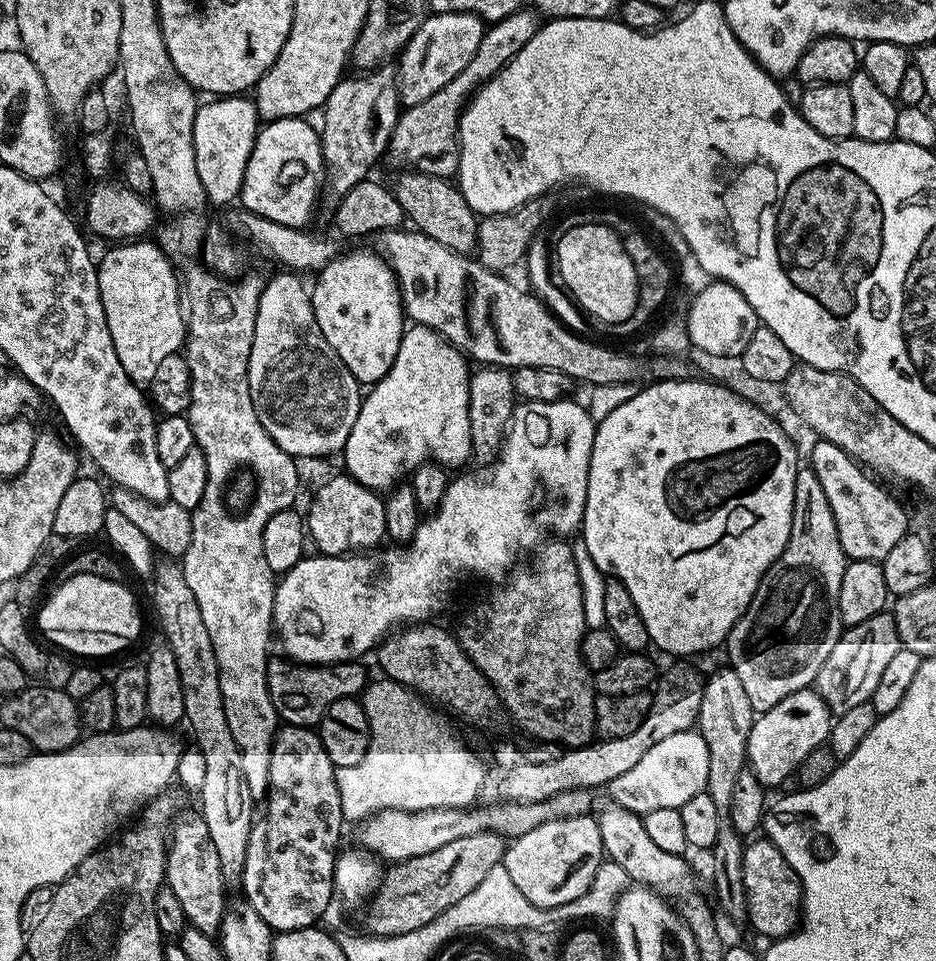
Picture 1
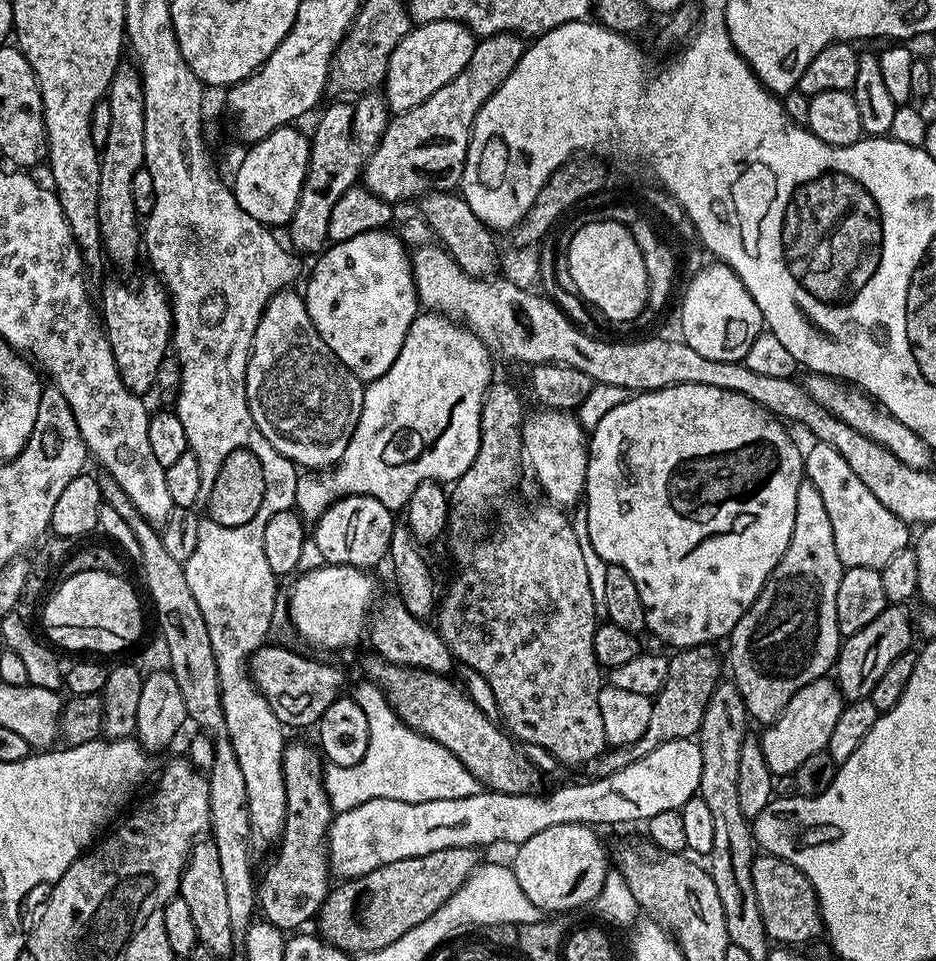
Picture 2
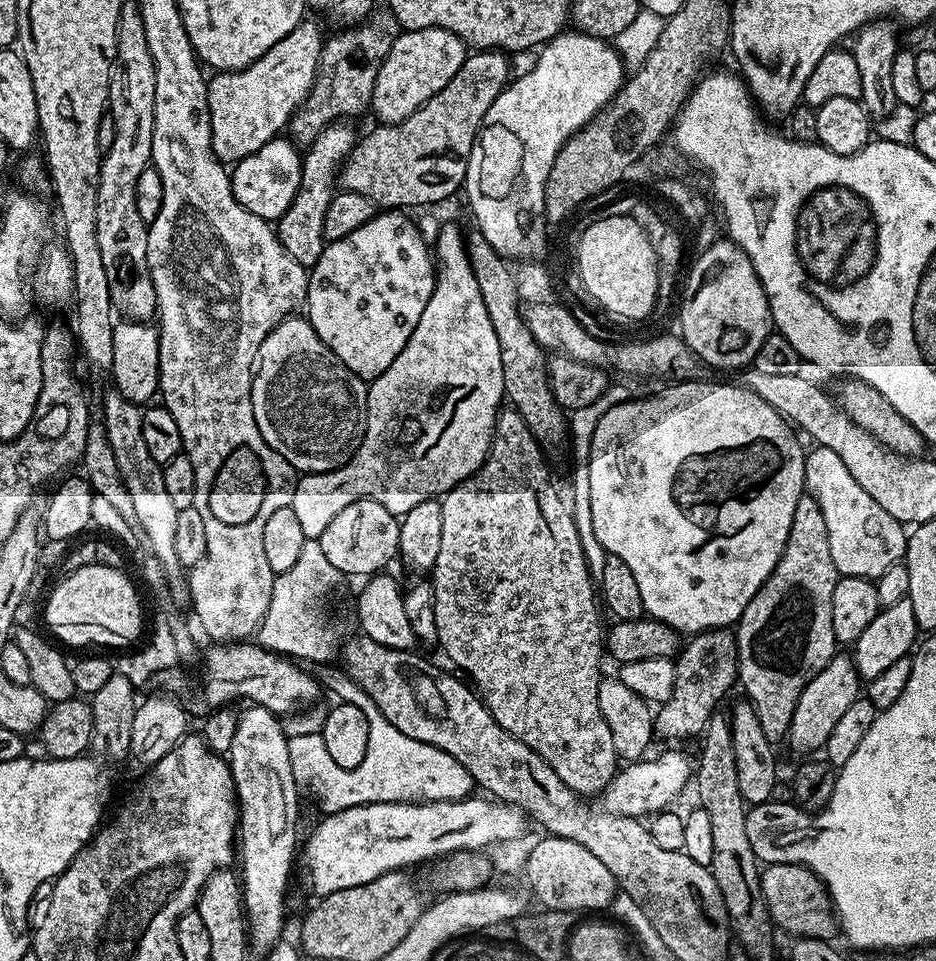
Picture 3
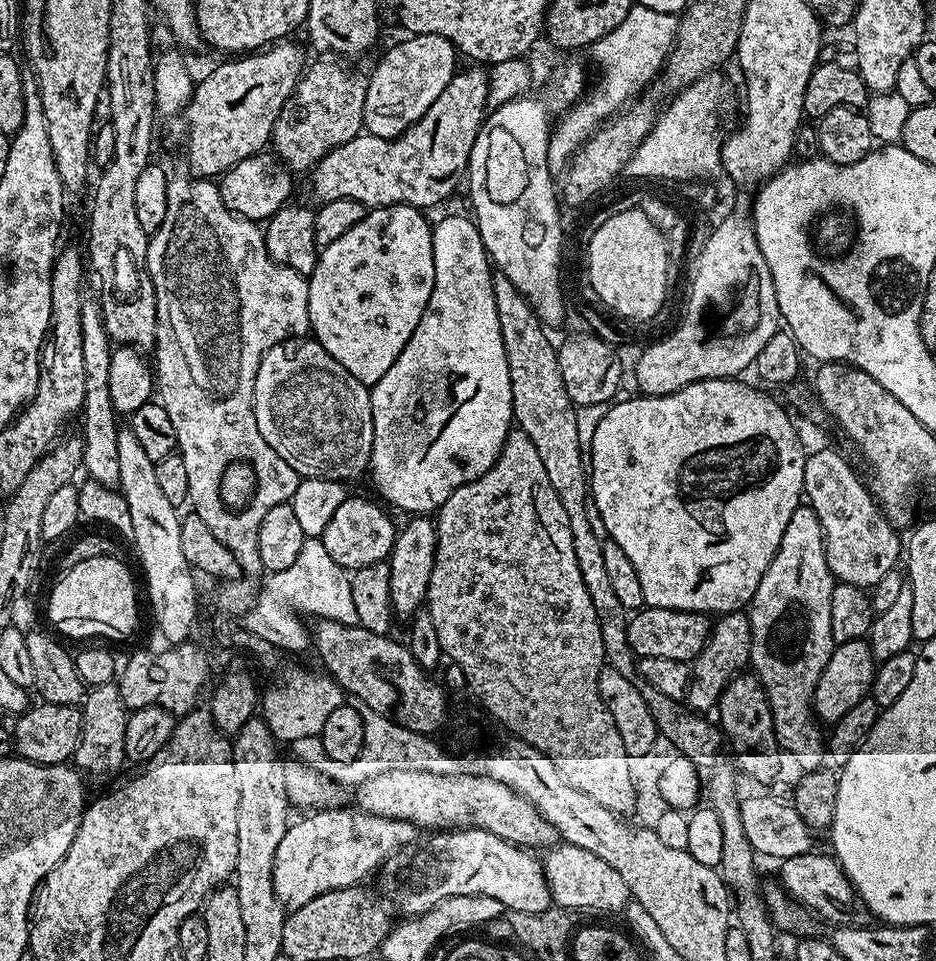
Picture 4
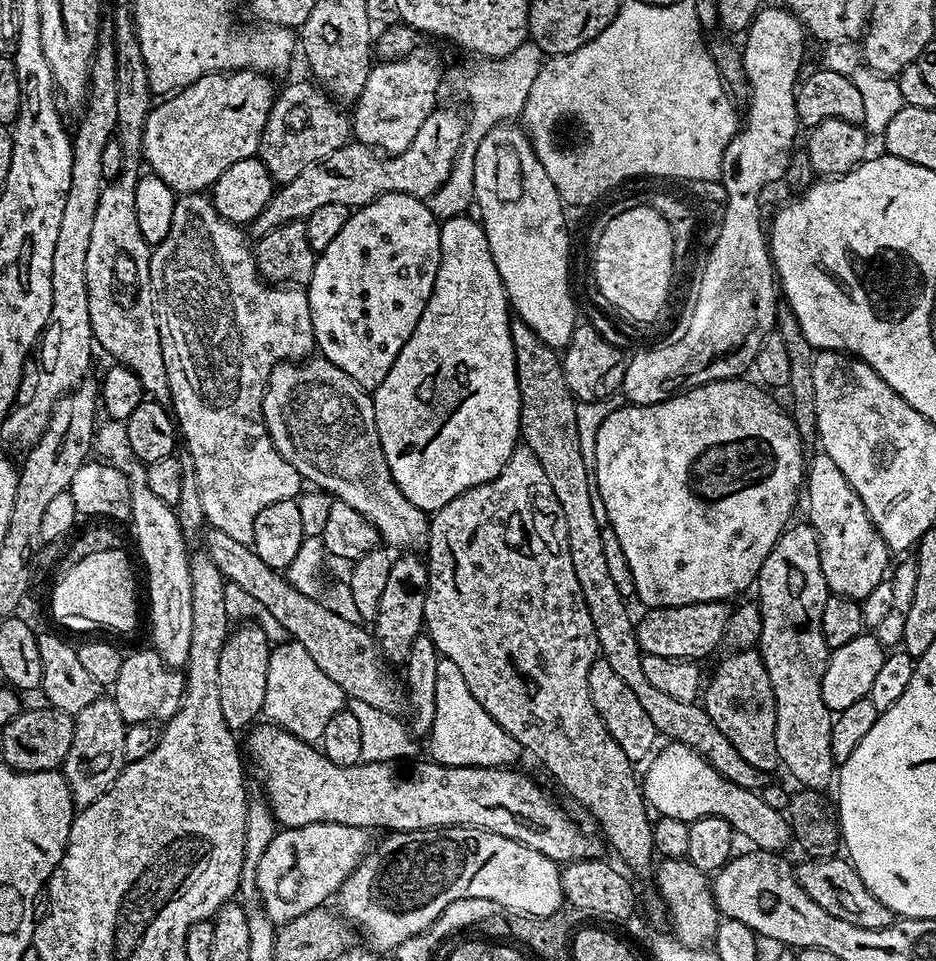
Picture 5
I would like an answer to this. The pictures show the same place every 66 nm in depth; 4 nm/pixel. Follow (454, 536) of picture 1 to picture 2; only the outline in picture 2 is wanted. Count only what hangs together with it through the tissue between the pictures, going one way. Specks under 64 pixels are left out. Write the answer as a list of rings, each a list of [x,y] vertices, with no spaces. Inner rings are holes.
[[[553,408],[536,410],[533,416],[529,415],[524,421],[522,438],[524,439],[524,454],[527,463],[532,463],[536,467],[536,476],[540,479],[540,484],[544,487],[544,492],[549,501],[557,506],[564,504],[575,505],[576,499],[584,496],[584,483],[586,482],[586,470],[588,469],[588,441],[586,431],[571,412],[559,412]],[[324,564],[321,568],[310,569],[297,575],[291,581],[292,593],[286,597],[288,619],[295,634],[297,632],[306,643],[313,644],[316,648],[348,648],[362,640],[374,601],[377,599],[376,584],[368,576],[371,575],[363,568],[351,568],[341,564]]]

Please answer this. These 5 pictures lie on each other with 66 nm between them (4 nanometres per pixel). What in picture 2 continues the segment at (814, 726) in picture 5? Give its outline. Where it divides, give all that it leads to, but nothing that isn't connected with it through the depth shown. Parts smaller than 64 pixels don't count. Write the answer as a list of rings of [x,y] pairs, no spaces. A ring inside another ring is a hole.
[[[805,478],[798,486],[798,506],[794,506],[794,530],[790,538],[790,546],[786,546],[786,554],[782,554],[778,566],[774,566],[774,570],[766,578],[758,598],[754,598],[754,602],[750,606],[750,610],[746,610],[746,614],[742,614],[738,626],[734,626],[730,637],[732,645],[728,648],[728,656],[726,652],[727,663],[728,660],[732,663],[733,677],[731,676],[731,679],[734,681],[736,689],[742,694],[749,717],[755,723],[757,720],[760,726],[773,724],[782,714],[782,710],[786,710],[786,702],[790,702],[790,698],[794,698],[794,694],[798,694],[798,690],[802,690],[802,686],[827,677],[833,671],[836,658],[840,655],[842,643],[842,637],[838,630],[838,582],[842,582],[844,569],[844,563],[838,558],[838,546],[834,546],[834,530],[830,526],[830,514],[826,514],[826,505],[822,502],[822,494],[818,494],[818,486],[814,486]]]

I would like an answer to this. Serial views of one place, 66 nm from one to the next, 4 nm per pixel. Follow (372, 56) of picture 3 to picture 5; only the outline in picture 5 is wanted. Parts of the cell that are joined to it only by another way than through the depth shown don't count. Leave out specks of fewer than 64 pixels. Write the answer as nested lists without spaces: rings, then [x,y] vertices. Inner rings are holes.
[[[308,78],[296,80],[277,91],[270,118],[266,118],[266,126],[262,130],[258,153],[259,160],[277,185],[288,184],[298,178],[306,166],[349,143],[352,121],[349,113],[339,107],[343,108],[319,84]]]

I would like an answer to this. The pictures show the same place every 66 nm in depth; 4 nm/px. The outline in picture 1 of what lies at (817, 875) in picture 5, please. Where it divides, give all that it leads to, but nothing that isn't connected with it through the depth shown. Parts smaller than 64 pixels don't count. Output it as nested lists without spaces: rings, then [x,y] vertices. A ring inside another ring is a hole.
[[[752,838],[744,845],[742,858],[742,882],[746,890],[746,906],[748,907],[747,923],[760,936],[768,936],[769,941],[781,940],[796,931],[802,919],[802,889],[795,870],[786,862],[784,855],[774,846],[774,842],[767,838]]]

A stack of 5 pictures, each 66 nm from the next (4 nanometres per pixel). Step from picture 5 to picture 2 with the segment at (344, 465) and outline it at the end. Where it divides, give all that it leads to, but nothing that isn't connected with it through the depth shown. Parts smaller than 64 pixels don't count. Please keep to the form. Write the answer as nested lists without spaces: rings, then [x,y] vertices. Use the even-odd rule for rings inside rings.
[[[285,290],[273,296],[262,314],[248,359],[246,398],[258,430],[262,430],[274,450],[301,469],[320,470],[325,466],[335,466],[342,454],[346,454],[346,446],[362,414],[365,385],[339,360],[334,350],[322,342],[306,310],[303,295],[292,291]]]

